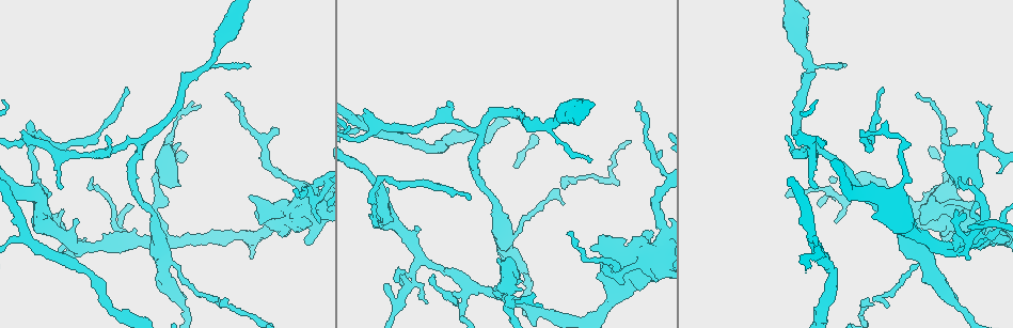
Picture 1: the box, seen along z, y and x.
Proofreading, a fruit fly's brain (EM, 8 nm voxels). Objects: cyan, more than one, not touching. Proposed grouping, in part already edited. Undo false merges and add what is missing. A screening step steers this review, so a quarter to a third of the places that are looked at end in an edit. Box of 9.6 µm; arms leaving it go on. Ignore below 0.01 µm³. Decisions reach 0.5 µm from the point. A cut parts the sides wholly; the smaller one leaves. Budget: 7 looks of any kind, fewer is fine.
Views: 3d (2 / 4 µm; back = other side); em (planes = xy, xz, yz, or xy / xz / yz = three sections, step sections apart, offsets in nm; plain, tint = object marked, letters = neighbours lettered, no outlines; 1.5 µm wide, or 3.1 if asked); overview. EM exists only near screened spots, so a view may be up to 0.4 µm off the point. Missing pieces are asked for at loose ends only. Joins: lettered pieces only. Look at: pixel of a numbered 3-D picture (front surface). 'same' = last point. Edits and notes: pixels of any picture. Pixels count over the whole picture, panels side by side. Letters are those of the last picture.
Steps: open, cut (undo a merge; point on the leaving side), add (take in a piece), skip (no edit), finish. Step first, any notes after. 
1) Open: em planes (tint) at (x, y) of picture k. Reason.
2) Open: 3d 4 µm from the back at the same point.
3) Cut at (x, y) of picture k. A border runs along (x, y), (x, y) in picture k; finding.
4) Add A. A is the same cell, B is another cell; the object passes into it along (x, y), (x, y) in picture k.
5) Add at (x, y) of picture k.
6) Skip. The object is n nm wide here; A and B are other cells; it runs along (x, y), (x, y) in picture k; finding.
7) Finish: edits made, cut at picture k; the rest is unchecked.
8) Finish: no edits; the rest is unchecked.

Open: em planes (plain) at (318, 221) of picture 1. Tapers out.

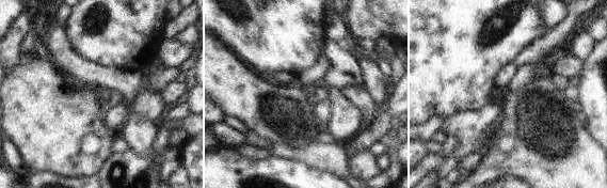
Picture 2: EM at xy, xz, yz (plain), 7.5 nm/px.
Open: em planes (letters) at the same point. What lies round it.

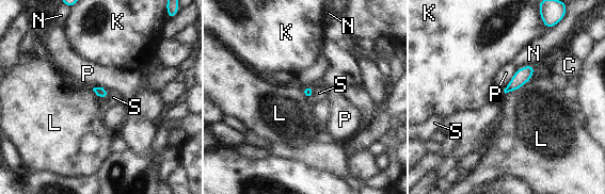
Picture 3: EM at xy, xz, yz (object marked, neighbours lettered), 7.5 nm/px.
Skip. C, K, L, N, P and S are other cells; a border runs along (532, 75), (518, 89), (505, 93) in picture 3; no lettered piece goes on from it.

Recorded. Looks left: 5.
Open: em planes (letters) at (509, 257) of picture 1. Branch stops here.

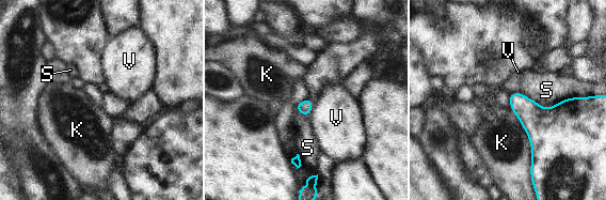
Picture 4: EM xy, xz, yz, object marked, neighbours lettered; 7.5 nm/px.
Skip. K, S and V are other cells; a border runs along (509, 108), (529, 141), (530, 173) in picture 4; no lettered piece goes on from it.

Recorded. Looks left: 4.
Open: em xz step 8 (tint) at (873, 217) of picture 1. Stops while still wide.

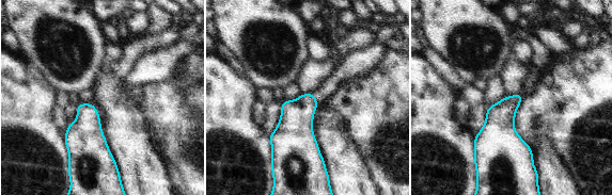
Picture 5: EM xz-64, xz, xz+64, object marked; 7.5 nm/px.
Open: em planes (letters) at the same point. Cut it another way.

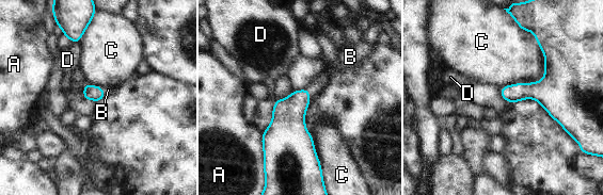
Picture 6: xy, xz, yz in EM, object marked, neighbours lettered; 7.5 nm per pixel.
Add B. B is the same cell, A, C and D are other cells; the object passes into it along (288, 115), (310, 95), (319, 83) in picture 6; the cell continues.

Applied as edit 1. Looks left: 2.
Finish: edits made, add at picture 6; the rest is unchecked.

